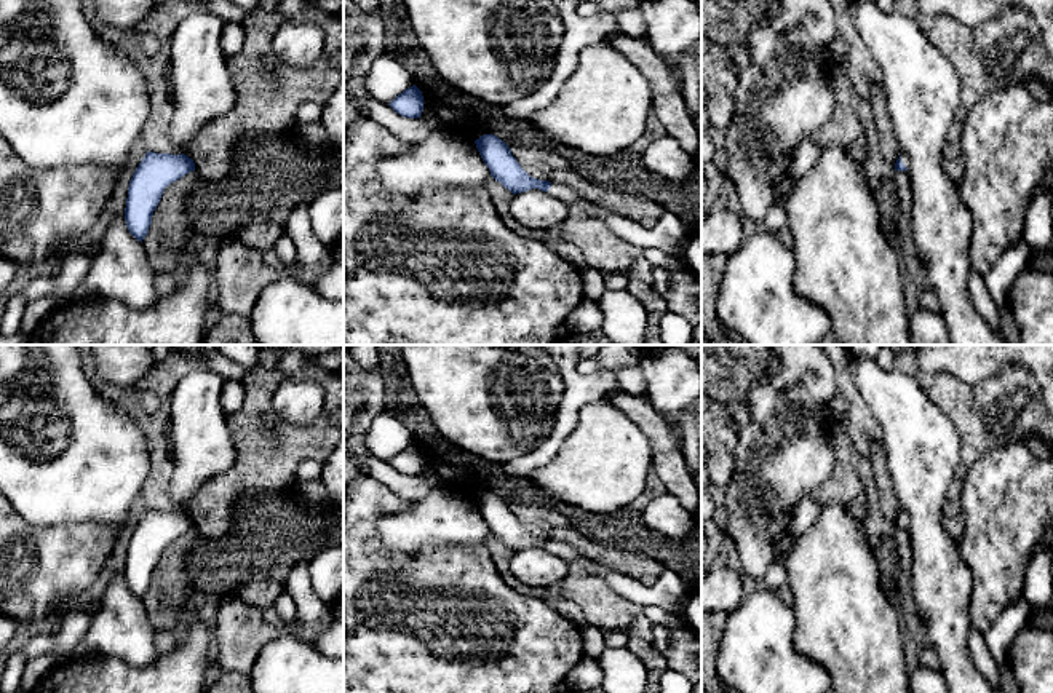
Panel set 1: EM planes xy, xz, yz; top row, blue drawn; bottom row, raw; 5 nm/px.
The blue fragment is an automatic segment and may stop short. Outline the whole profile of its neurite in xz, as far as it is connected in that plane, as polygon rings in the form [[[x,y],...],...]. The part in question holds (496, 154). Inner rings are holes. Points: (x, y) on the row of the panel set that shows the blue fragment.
[[[484,134],[475,144],[491,176],[513,195],[532,188],[550,190],[551,182],[530,177],[511,155],[510,147],[497,136]]]

